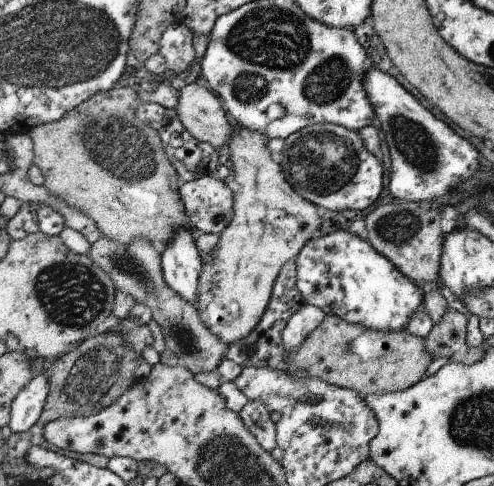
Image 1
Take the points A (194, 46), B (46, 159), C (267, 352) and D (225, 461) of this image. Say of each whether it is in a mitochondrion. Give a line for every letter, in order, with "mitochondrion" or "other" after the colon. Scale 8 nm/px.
A: other
B: other
C: other
D: mitochondrion

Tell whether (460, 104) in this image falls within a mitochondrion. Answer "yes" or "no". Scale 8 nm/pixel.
no

